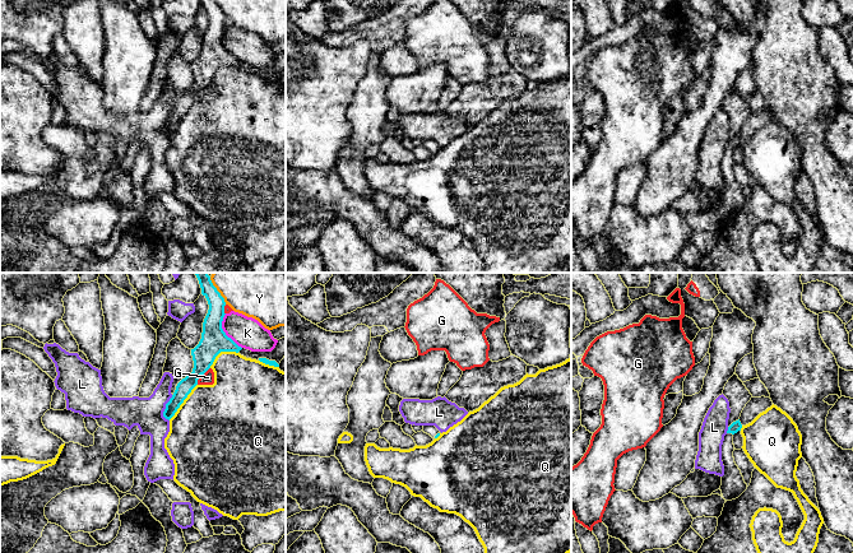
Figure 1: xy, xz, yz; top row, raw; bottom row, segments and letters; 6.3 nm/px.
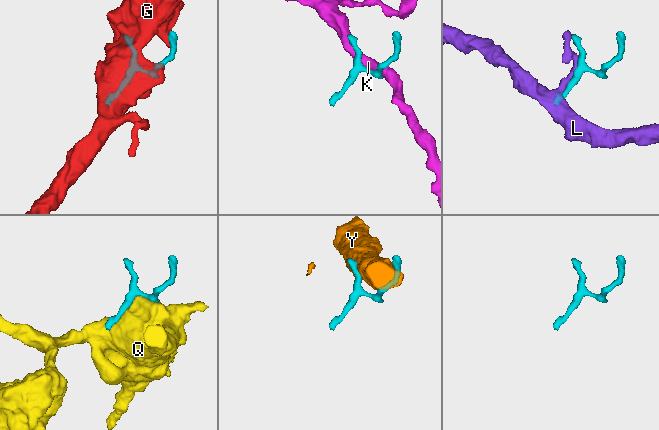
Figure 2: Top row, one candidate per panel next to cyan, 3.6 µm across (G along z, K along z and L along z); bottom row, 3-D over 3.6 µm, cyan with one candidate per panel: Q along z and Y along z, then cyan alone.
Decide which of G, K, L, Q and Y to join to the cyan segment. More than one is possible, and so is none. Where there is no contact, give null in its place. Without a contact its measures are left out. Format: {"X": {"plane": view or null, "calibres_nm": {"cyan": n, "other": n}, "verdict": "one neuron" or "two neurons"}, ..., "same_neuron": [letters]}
{"G": {"plane": "xy", "calibres_nm": {"cyan": 160, "other": 80}, "verdict": "two neurons"}, "K": {"plane": "xy", "calibres_nm": {"cyan": 160, "other": 200}, "verdict": "two neurons"}, "L": {"plane": "xy", "calibres_nm": {"cyan": 100, "other": 200}, "verdict": "two neurons"}, "Q": {"plane": "xy", "calibres_nm": {"cyan": 100, "other": 500}, "verdict": "two neurons"}, "Y": {"plane": "xy", "calibres_nm": {"cyan": 130, "other": 480}, "verdict": "two neurons"}, "same_neuron": []}

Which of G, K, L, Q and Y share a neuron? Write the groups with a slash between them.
G / K / L / Q / Y

